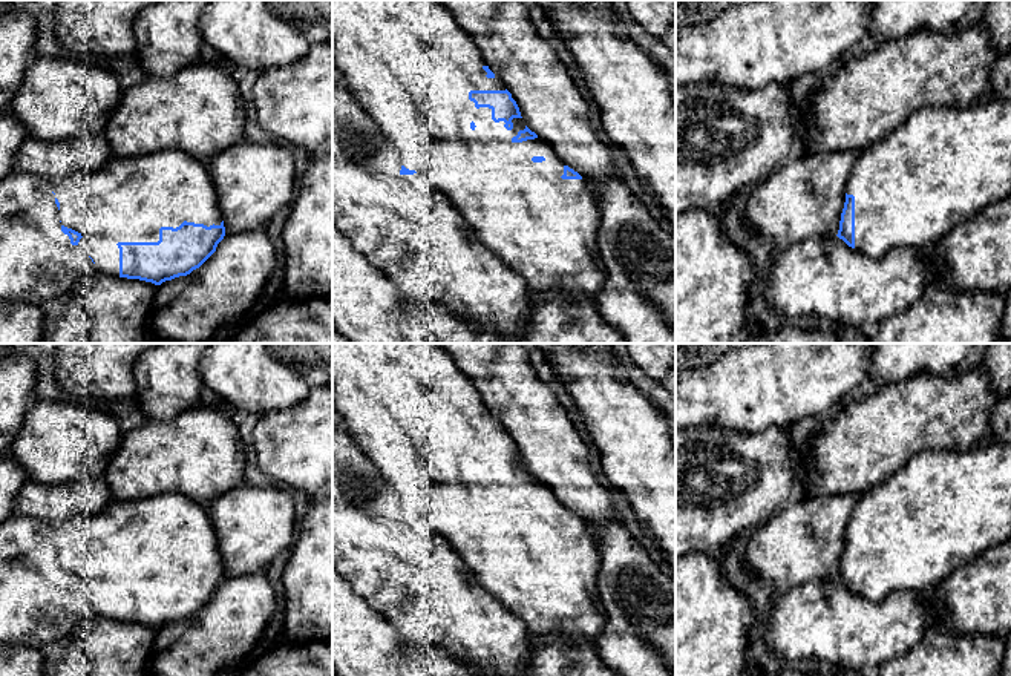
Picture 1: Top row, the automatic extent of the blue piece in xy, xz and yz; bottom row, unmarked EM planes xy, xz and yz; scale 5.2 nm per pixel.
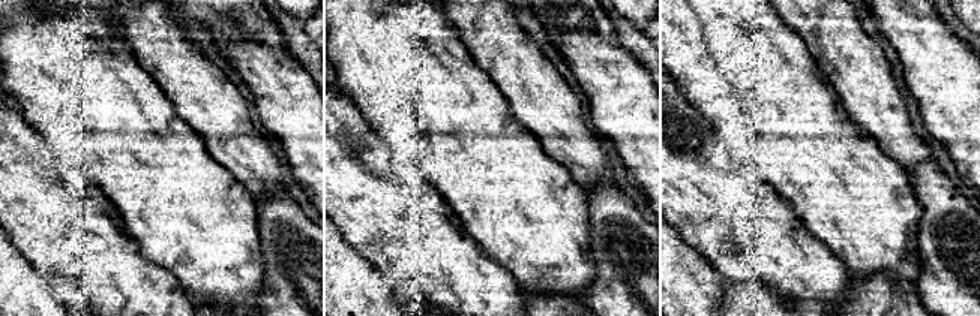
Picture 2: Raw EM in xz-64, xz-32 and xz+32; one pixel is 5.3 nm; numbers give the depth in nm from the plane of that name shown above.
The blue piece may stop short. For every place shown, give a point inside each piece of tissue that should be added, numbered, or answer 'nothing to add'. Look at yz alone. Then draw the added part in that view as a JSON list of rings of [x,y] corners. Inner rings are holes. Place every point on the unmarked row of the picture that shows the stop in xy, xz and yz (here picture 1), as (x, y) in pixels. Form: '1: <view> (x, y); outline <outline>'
1: yz (942, 509); outline [[[980,441],[962,452],[928,449],[859,495],[846,529],[855,540],[855,593],[879,602],[896,592],[925,592],[993,546],[1011,538],[1011,443]]]

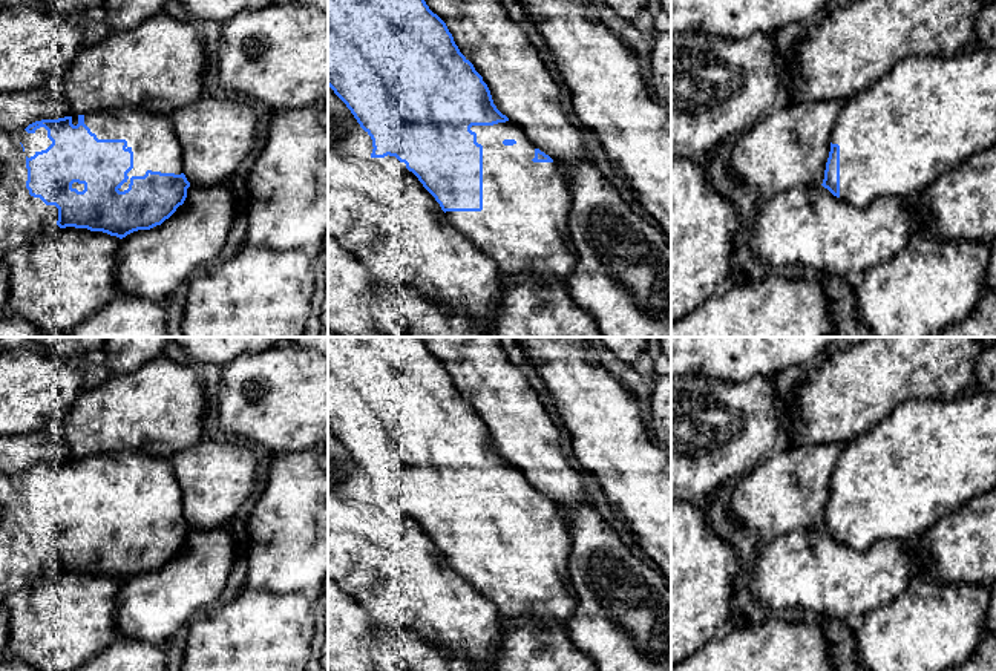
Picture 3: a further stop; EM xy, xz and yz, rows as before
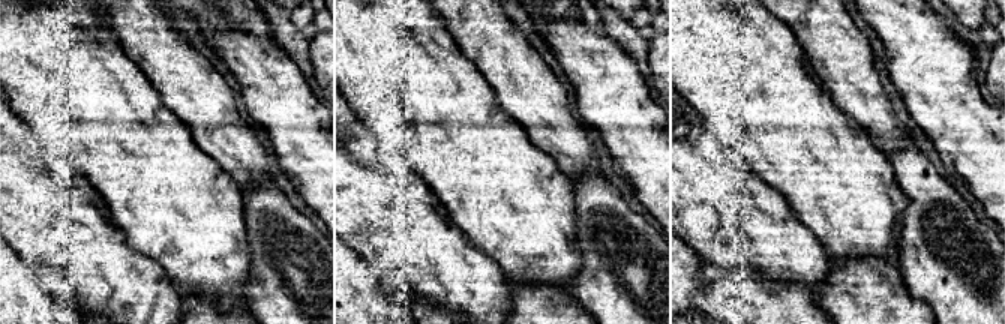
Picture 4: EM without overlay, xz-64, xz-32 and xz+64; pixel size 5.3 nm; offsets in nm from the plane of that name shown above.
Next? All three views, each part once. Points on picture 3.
1: xy (155, 489); outline [[[121,450],[87,455],[84,467],[98,483],[126,483],[132,492],[133,512],[120,535],[129,532],[132,519],[144,519],[147,513],[184,516],[182,492],[167,458],[146,450]]]
2: xy (49, 556); outline [[[31,539],[31,544],[35,553],[38,555],[38,558],[41,559],[41,573],[28,587],[28,588],[35,588],[40,587],[46,579],[61,571],[57,568],[58,552],[55,548],[46,548],[40,541],[34,541],[34,539]]]

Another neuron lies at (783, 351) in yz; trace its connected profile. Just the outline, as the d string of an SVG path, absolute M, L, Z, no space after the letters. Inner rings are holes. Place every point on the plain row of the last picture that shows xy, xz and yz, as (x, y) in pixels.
M671 337L671 378L703 375L726 381L745 381L754 375L774 377L789 366L812 366L817 355L831 351L840 337Z

